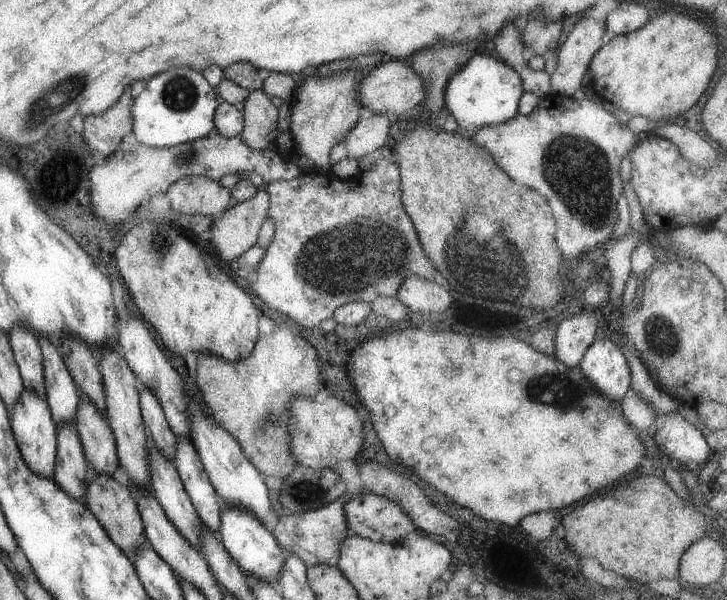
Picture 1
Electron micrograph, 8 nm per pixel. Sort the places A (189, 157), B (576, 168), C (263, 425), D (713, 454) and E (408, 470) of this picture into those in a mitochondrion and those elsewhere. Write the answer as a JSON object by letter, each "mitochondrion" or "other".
{"A":"mitochondrion","B":"mitochondrion","C":"mitochondrion","D":"other","E":"other"}

